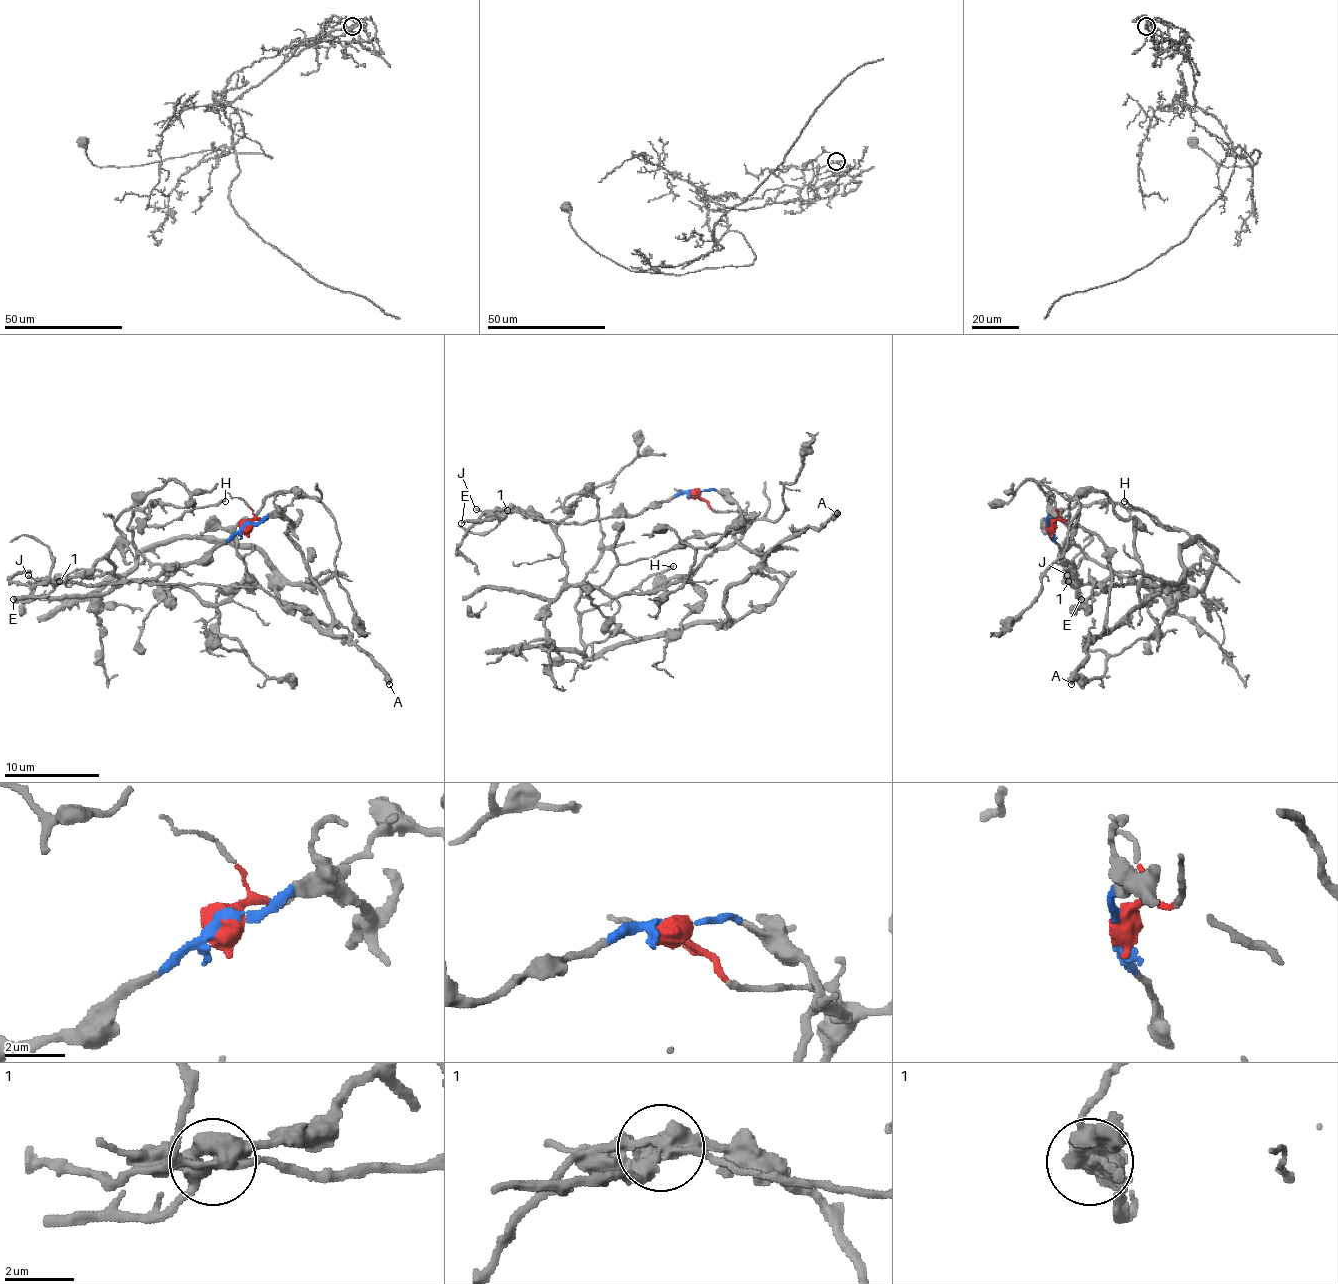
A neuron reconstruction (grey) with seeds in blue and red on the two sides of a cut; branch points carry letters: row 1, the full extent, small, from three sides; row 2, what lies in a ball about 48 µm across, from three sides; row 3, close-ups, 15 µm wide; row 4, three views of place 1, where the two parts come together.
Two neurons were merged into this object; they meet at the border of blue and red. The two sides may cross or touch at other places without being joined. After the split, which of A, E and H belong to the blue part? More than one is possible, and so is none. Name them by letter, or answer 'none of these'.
A, H

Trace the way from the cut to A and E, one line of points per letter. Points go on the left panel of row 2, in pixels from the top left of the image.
A: (246, 526), (284, 517), (291, 524), (286, 534), (320, 591), (332, 629), (337, 636), (351, 639), (389, 684)
E: (246, 526), (298, 495), (272, 493), (234, 531), (246, 579), (217, 603), (121, 581), (107, 560), (14, 598)

